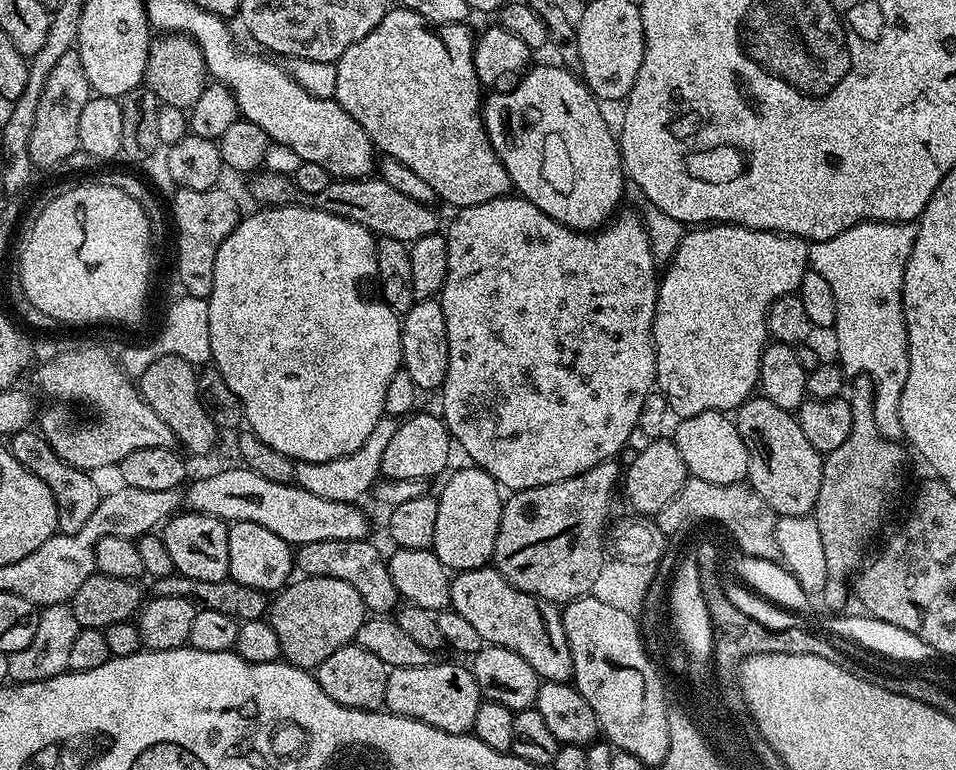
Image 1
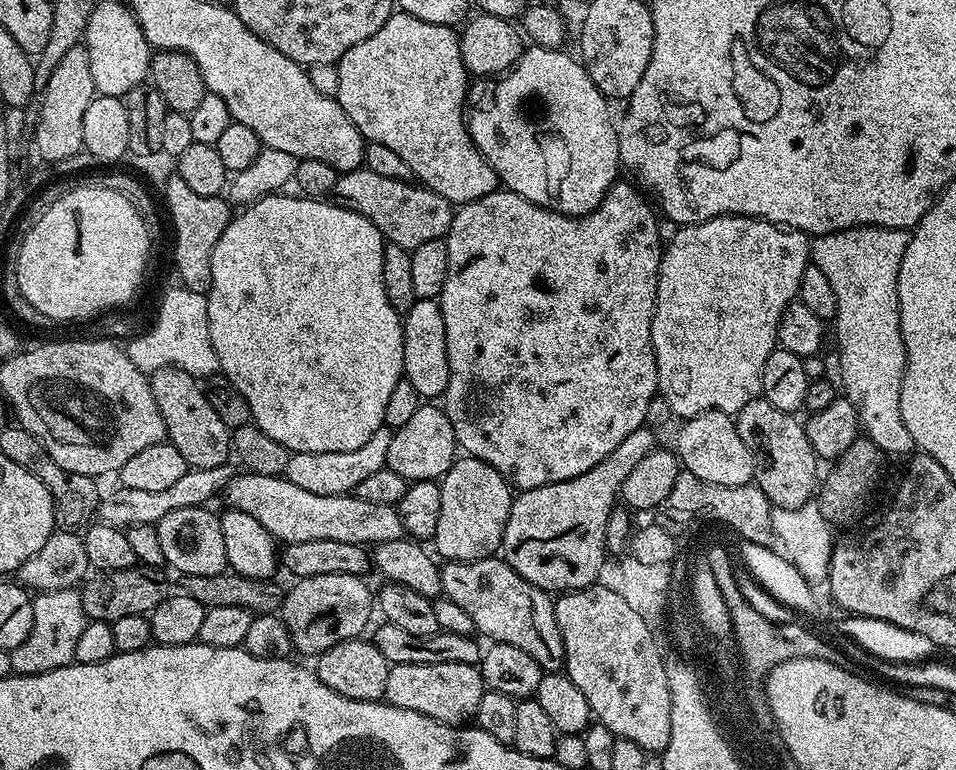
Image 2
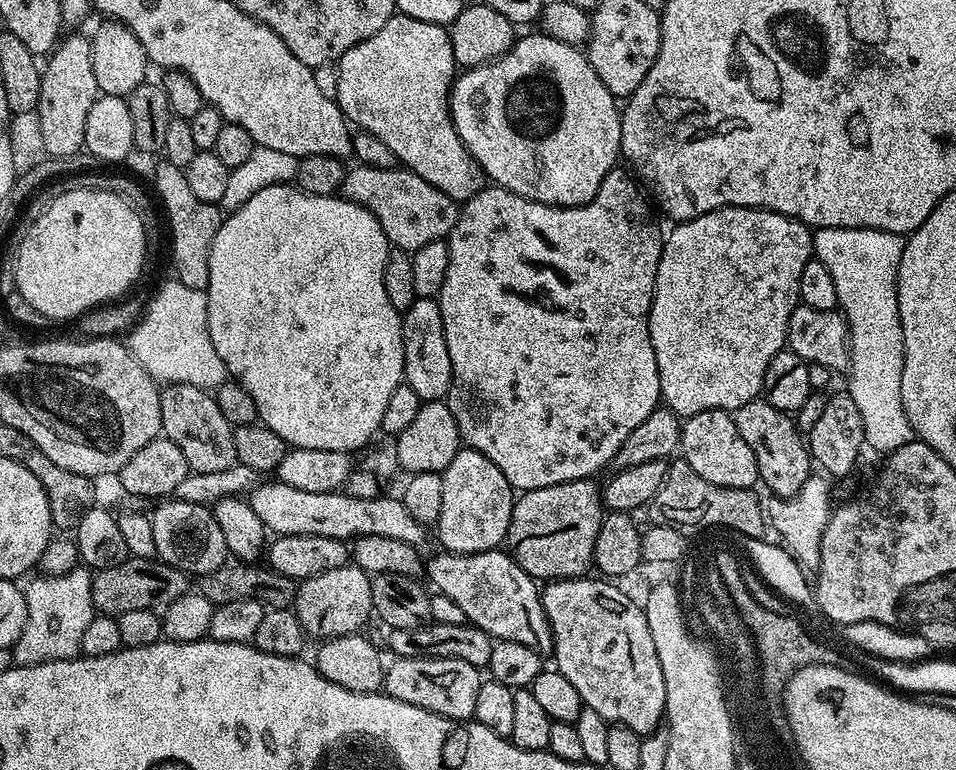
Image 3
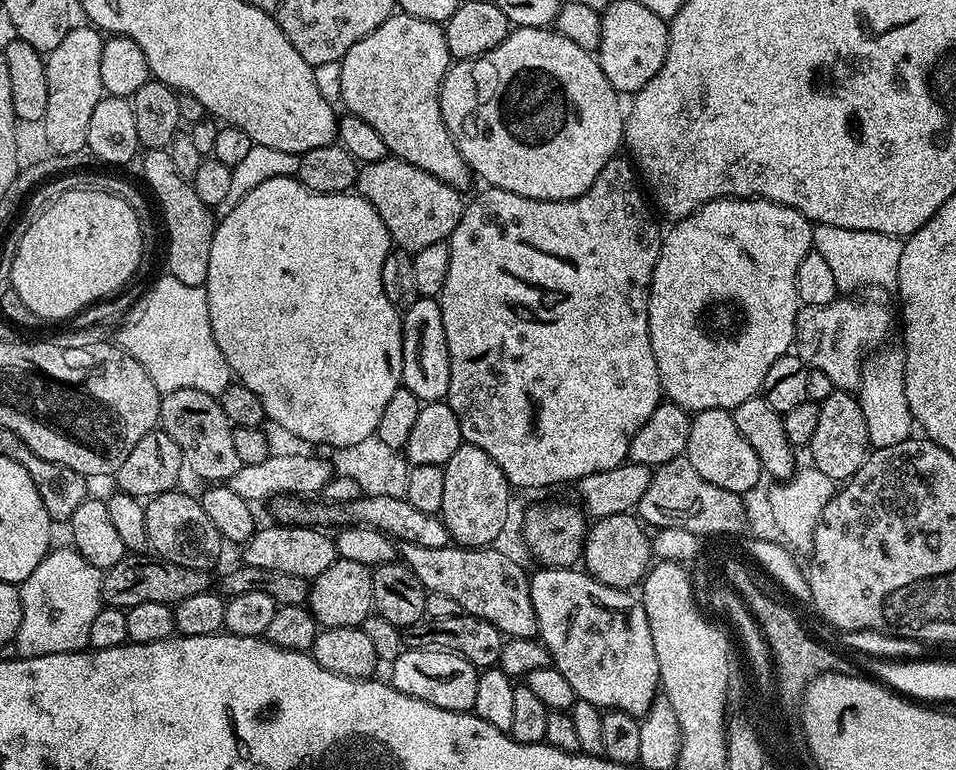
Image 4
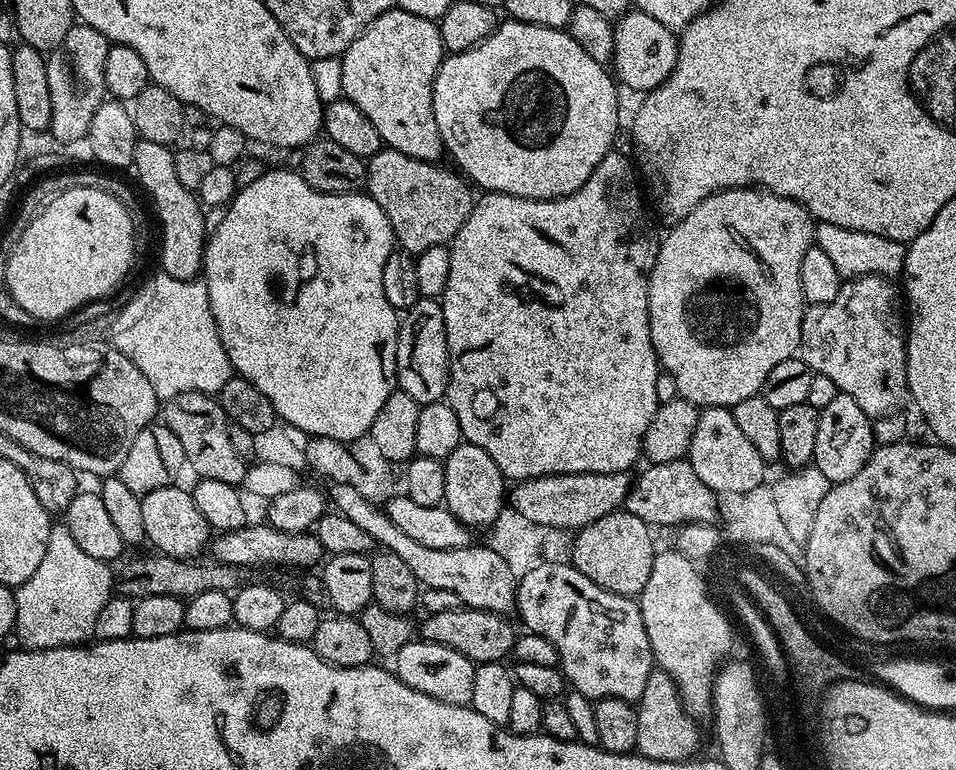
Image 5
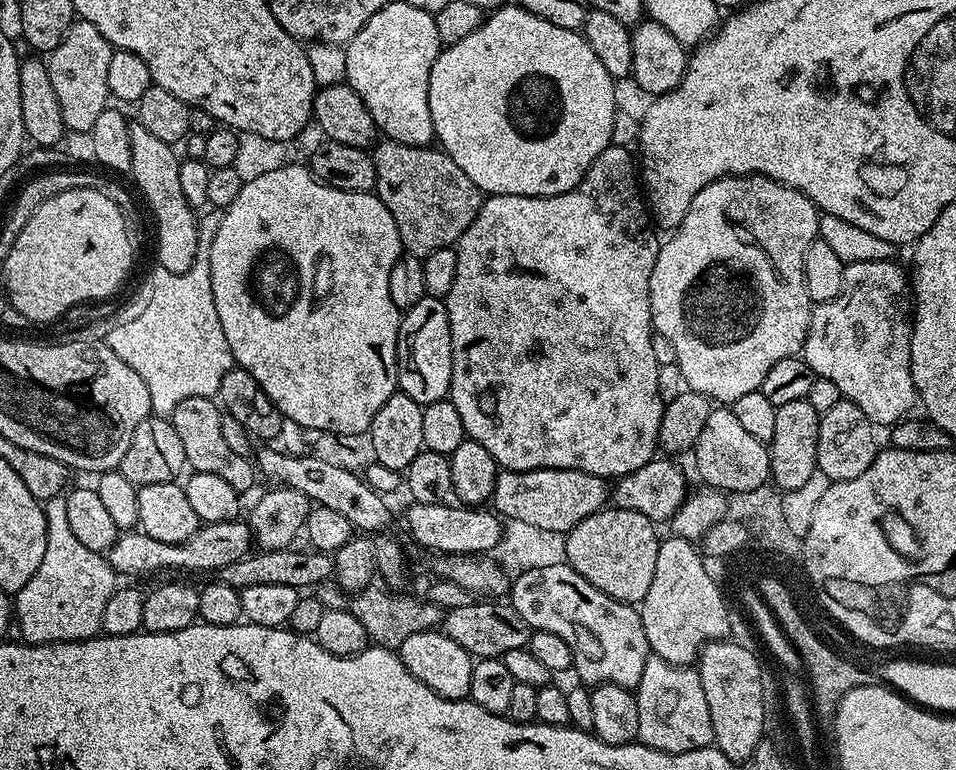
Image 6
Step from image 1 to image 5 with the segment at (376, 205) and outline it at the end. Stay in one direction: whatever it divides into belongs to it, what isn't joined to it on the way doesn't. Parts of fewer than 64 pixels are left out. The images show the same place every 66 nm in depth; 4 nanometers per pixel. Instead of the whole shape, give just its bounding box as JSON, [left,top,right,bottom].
[366,146,474,254]

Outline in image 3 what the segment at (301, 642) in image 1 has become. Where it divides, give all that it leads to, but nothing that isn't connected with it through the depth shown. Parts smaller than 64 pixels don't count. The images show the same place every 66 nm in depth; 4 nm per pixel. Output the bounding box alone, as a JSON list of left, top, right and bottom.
[294,562,373,637]

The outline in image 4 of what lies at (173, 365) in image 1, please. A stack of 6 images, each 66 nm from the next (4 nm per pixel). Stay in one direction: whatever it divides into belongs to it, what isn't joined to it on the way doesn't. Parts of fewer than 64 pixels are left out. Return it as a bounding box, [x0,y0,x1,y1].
[159,388,241,482]

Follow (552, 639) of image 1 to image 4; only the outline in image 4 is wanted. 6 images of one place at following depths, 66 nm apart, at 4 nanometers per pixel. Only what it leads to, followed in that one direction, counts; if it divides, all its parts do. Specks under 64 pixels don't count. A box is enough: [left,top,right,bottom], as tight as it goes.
[398,543,537,639]

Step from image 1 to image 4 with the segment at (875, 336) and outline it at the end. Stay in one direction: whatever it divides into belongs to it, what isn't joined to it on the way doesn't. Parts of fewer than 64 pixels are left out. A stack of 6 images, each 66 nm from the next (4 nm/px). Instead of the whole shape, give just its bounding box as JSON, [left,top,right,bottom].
[812,224,914,448]

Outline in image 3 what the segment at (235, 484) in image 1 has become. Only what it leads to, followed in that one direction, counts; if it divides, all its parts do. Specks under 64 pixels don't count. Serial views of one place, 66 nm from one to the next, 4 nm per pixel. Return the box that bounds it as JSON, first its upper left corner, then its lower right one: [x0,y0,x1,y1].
[247,482,425,545]

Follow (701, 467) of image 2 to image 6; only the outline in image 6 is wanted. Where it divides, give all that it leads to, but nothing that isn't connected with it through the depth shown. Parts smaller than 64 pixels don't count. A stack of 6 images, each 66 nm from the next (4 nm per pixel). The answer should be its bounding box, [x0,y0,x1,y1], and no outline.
[694,406,770,494]

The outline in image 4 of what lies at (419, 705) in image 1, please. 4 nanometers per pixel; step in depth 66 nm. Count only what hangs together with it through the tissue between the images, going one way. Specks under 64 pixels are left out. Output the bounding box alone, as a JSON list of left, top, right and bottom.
[390,648,480,712]

